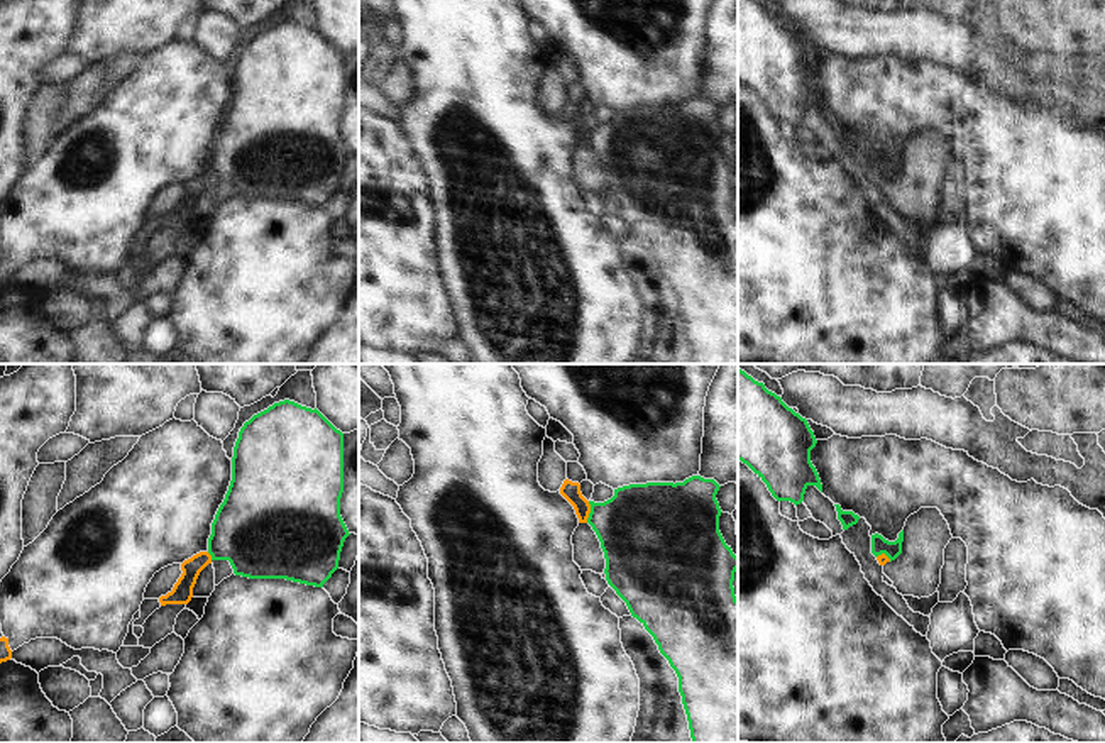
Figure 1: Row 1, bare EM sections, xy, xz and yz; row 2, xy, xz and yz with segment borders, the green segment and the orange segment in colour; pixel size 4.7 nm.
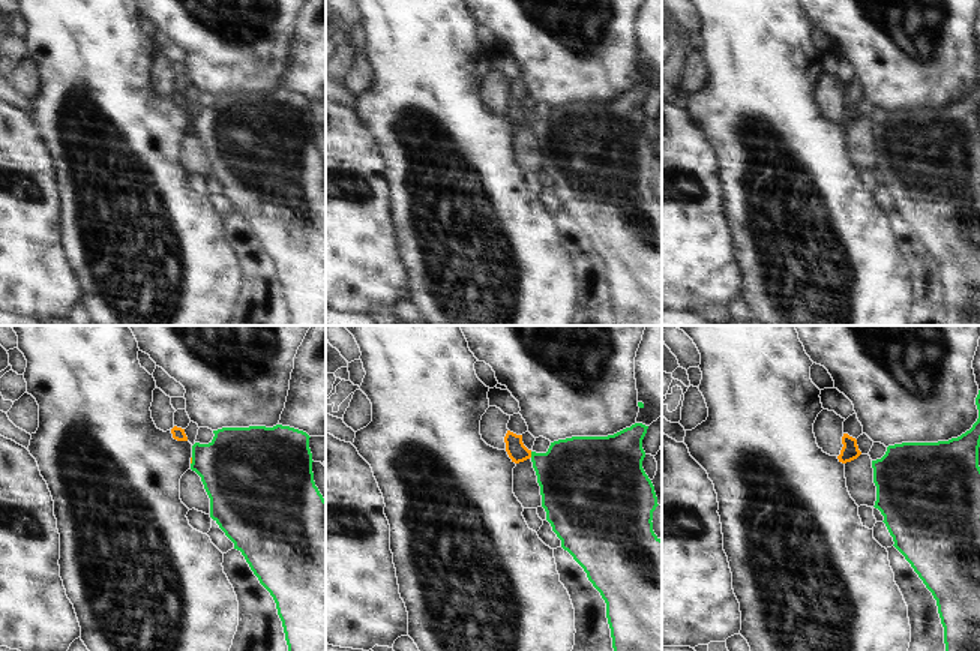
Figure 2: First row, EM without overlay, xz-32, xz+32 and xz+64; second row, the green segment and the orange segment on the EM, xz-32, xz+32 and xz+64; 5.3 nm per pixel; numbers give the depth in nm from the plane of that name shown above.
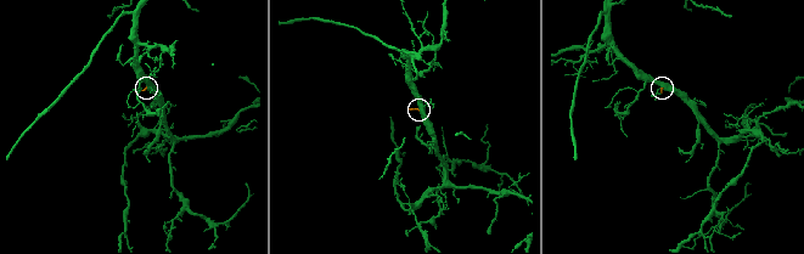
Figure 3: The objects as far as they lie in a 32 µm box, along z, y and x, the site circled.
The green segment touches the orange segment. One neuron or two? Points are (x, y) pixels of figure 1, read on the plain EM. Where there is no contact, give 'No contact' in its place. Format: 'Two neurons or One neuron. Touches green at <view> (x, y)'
Two neurons. Touches green at xz (591, 132).

